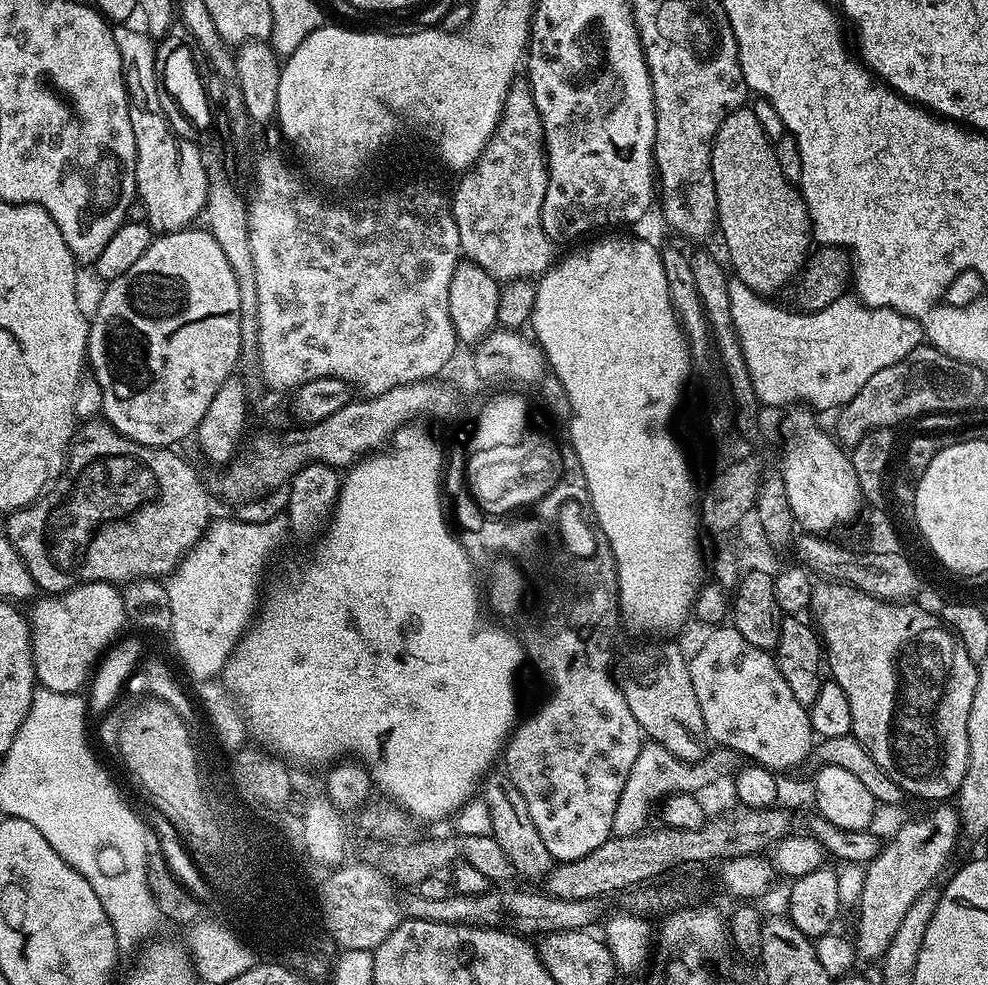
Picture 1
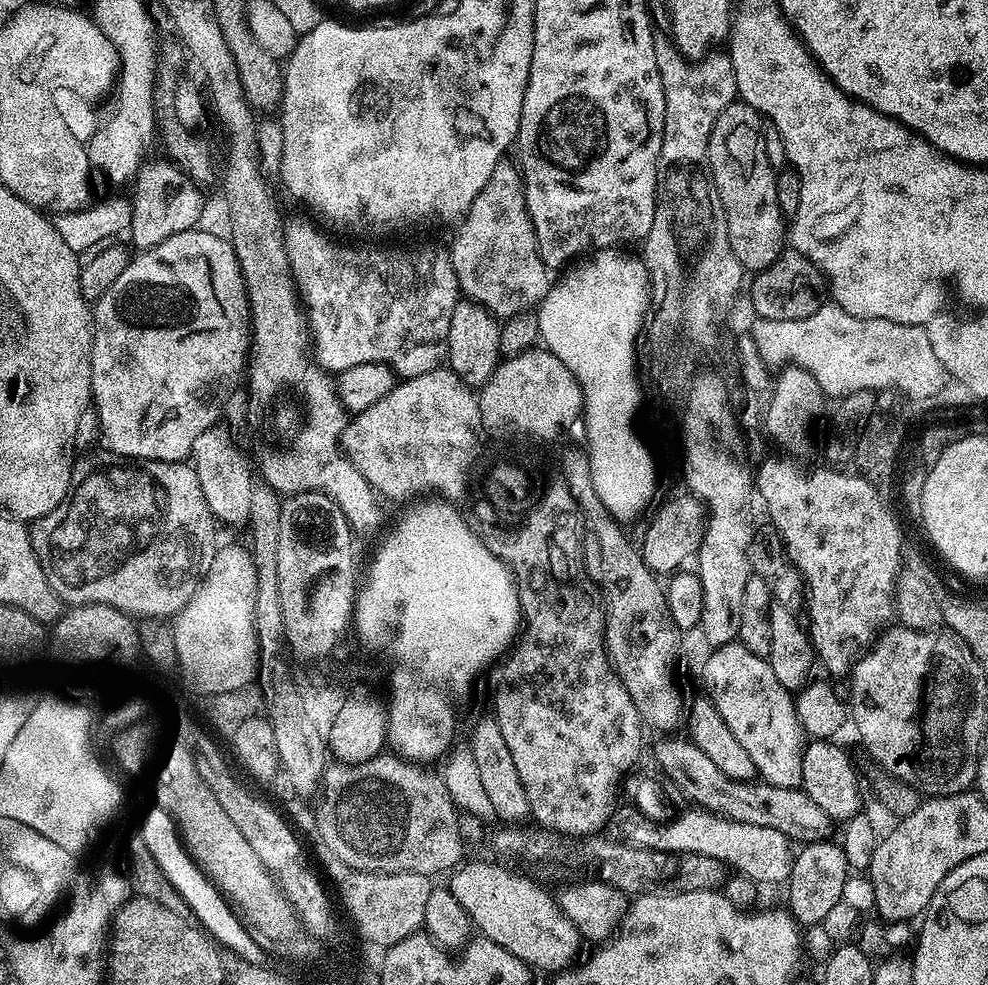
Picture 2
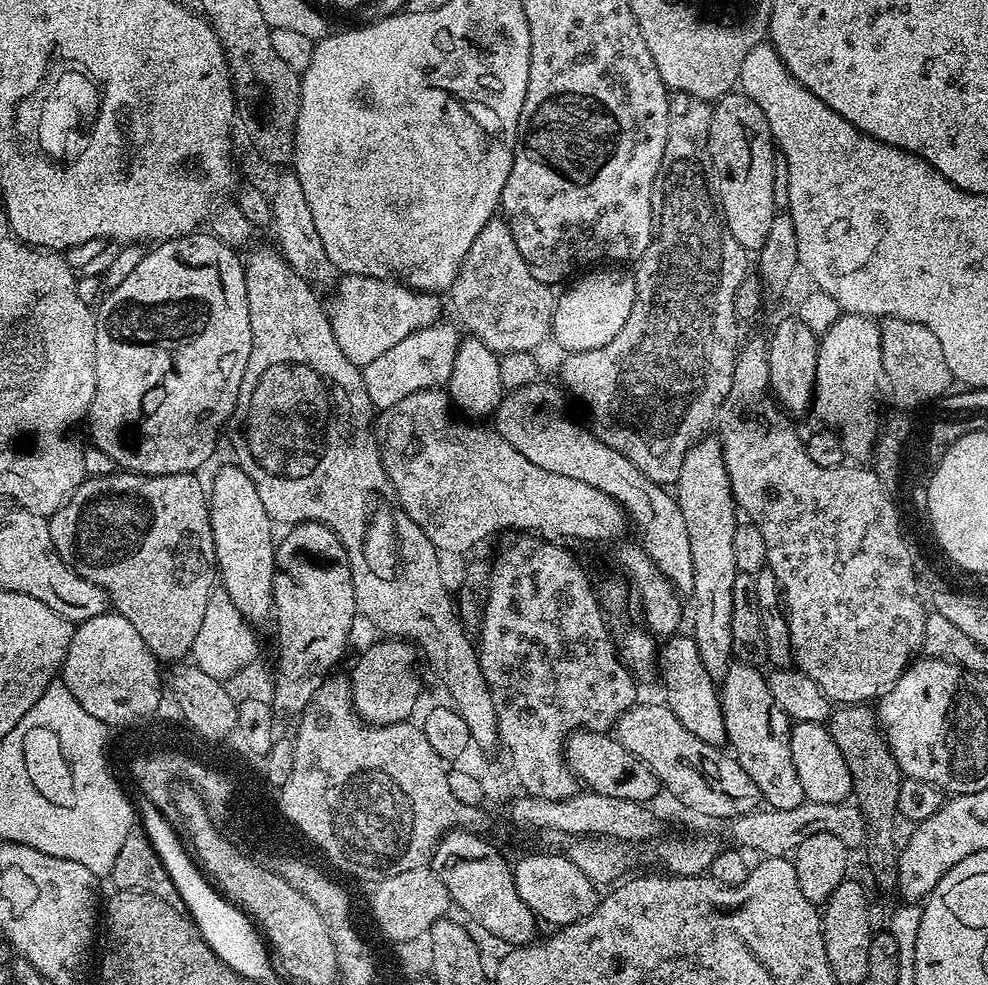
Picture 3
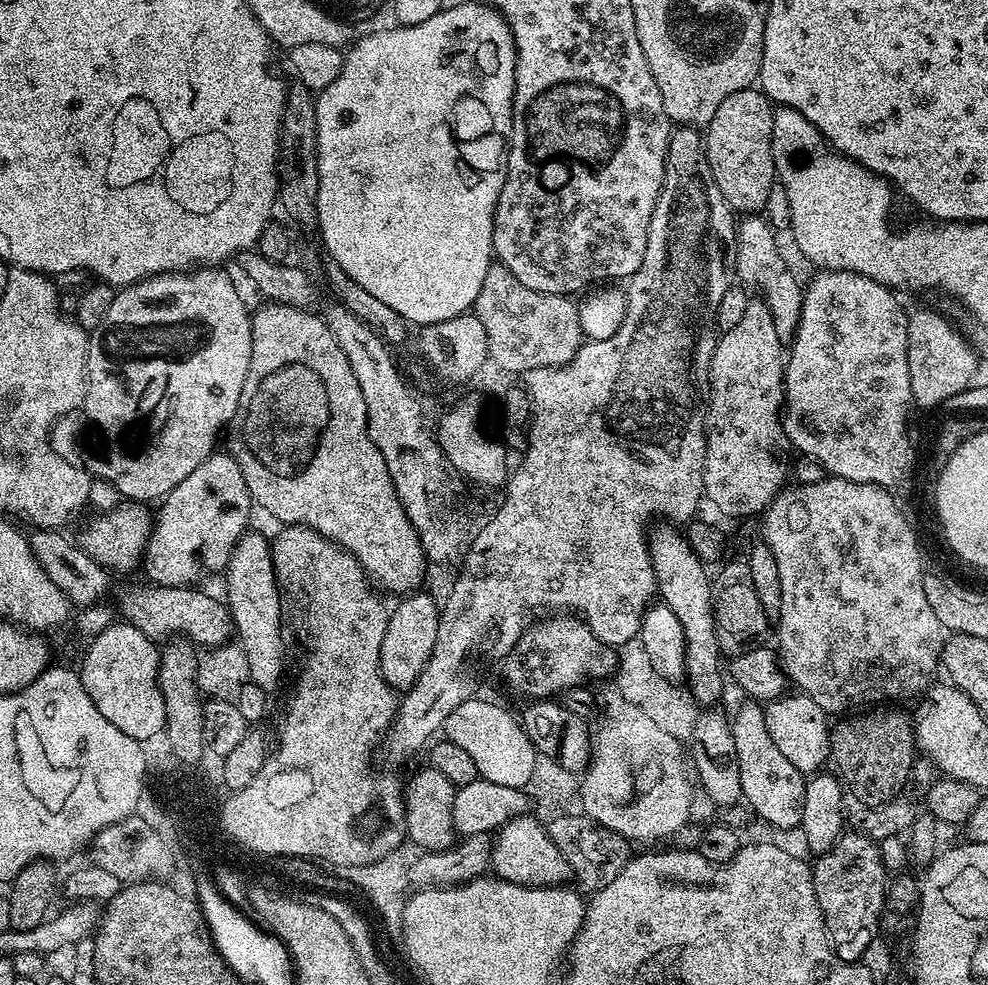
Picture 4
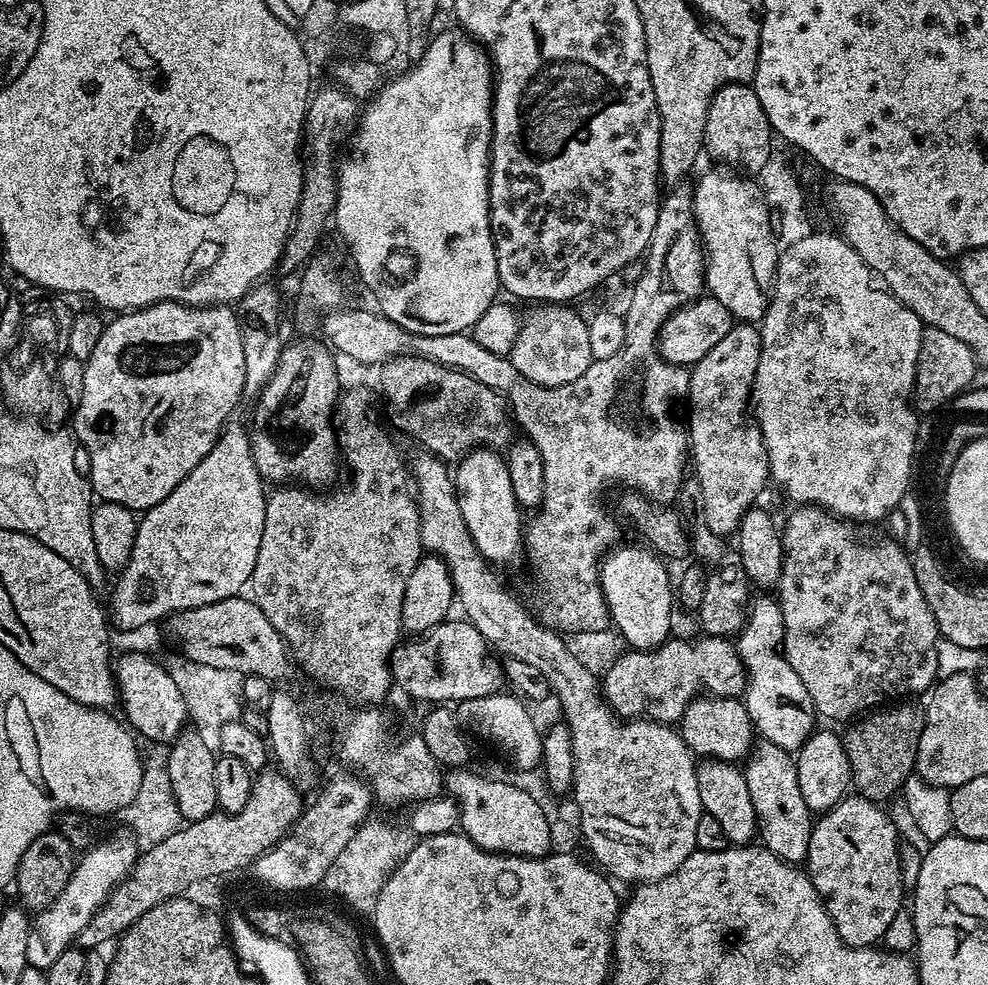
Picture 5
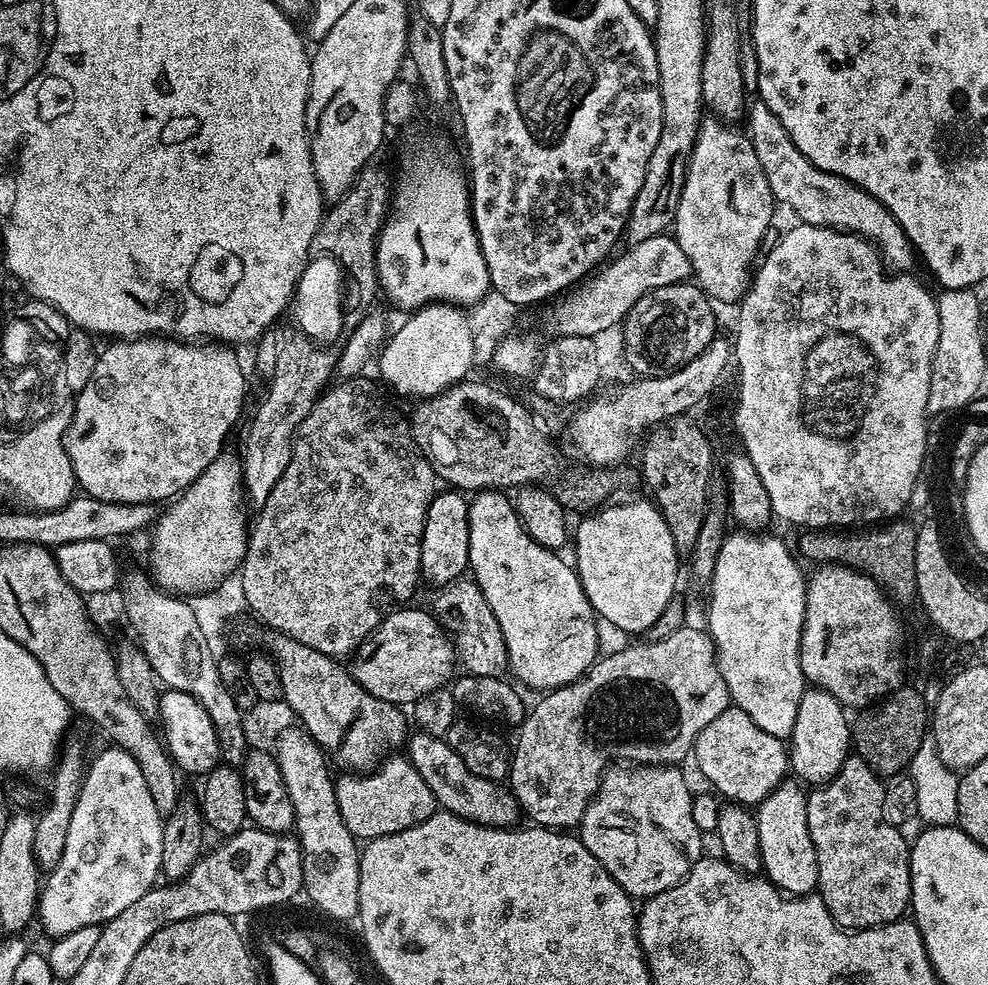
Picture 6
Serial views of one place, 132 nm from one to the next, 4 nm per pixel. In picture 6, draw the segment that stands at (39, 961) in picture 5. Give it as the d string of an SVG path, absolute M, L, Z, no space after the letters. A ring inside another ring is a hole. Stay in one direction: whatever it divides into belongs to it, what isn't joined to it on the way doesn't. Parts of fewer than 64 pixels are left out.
M108 746L108 749L97 758L96 761L91 761L84 774L83 784L80 793L77 796L77 802L74 806L74 812L71 815L70 826L68 827L68 835L66 844L64 845L64 853L60 858L59 864L49 871L40 893L40 904L37 908L37 917L39 923L44 924L45 930L50 934L49 937L59 938L66 934L74 933L75 930L80 930L84 926L104 925L110 918L117 917L118 914L126 910L133 902L138 902L143 894L155 887L159 876L161 875L162 864L162 834L164 833L163 817L158 808L154 804L154 799L150 796L149 787L146 786L146 780L142 776L141 767L135 758L117 746Z

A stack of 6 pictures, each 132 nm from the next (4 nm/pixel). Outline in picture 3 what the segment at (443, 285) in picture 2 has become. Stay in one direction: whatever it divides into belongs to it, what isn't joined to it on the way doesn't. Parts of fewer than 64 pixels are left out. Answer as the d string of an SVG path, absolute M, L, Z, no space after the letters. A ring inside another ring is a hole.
M344 274L339 279L340 285L332 296L332 305L329 303L326 311L342 354L346 354L346 358L350 358L354 365L374 362L374 358L378 358L378 354L386 354L390 346L441 319L441 297L435 292L409 288L391 278L379 280L373 276Z

